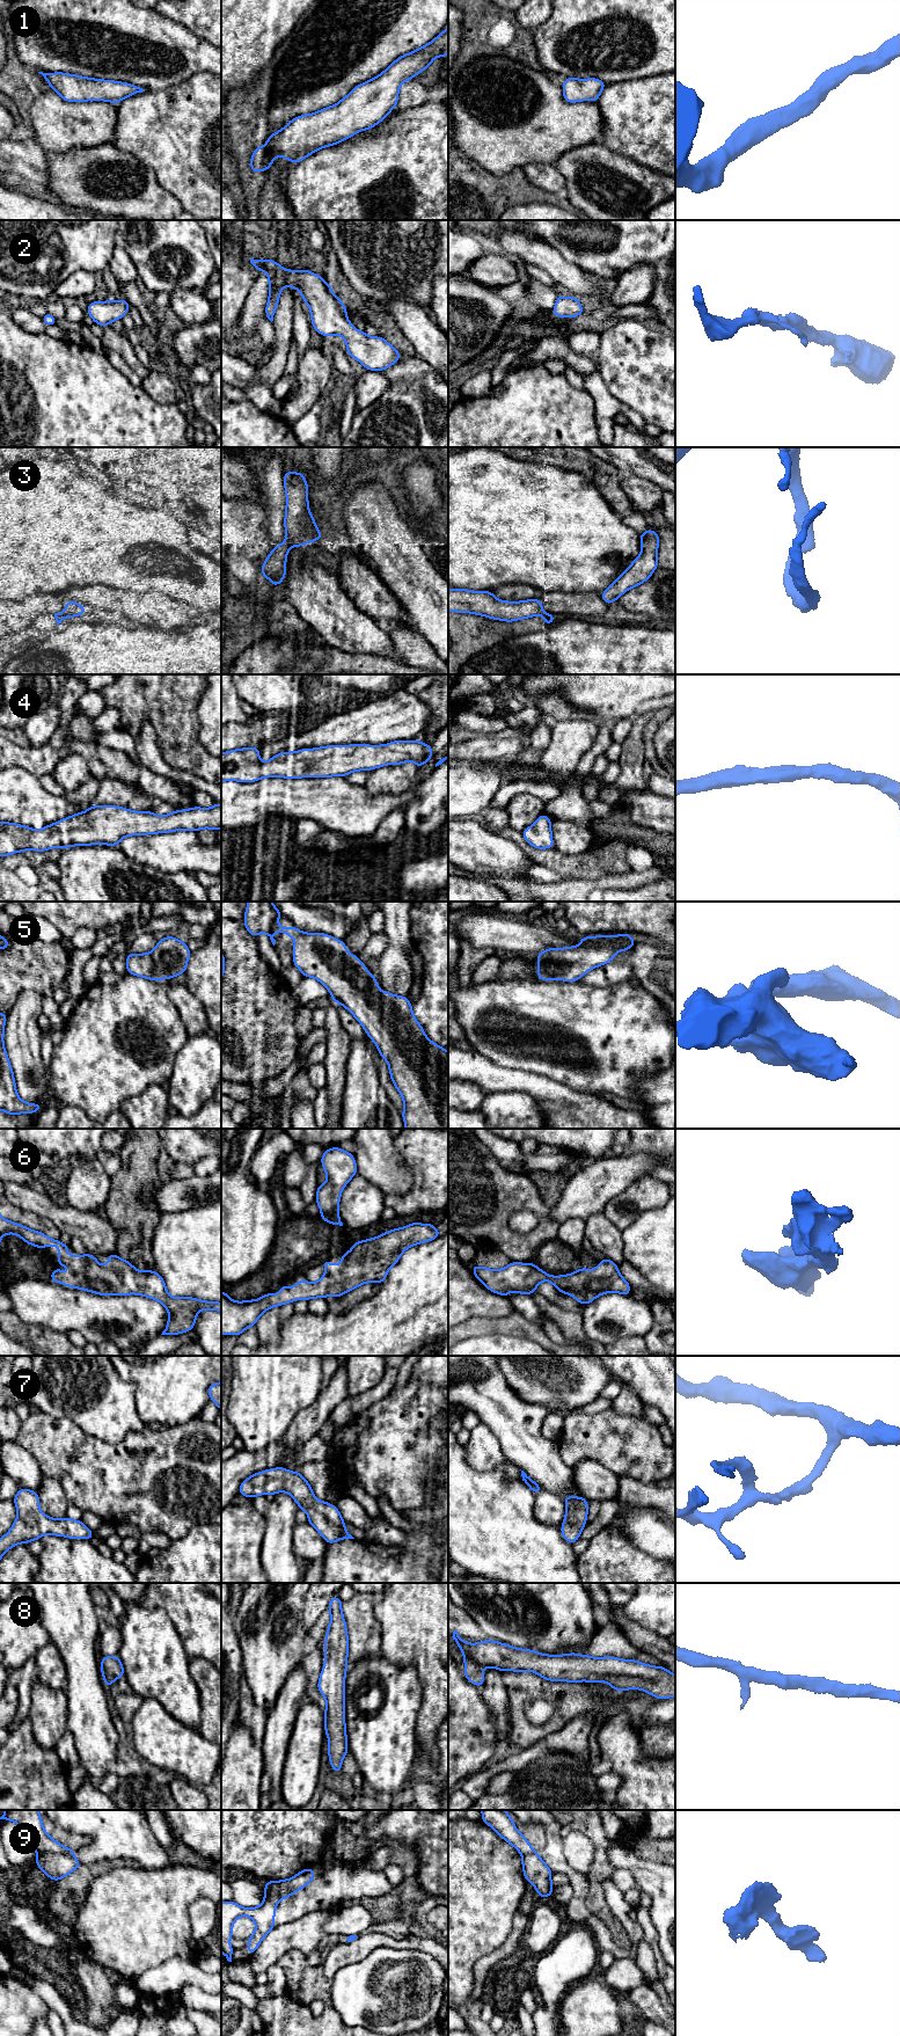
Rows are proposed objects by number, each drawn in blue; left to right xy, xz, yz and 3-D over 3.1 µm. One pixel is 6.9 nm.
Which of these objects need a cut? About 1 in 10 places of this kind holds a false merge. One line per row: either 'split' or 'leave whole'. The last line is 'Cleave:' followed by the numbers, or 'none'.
1: leave whole
2: leave whole
3: split
4: leave whole
5: leave whole
6: leave whole
7: leave whole
8: leave whole
9: split
Cleave: 3, 9

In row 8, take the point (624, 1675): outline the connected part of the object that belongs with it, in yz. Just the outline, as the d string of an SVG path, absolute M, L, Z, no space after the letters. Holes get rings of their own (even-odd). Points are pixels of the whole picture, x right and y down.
M458 1630L452 1637L463 1654L464 1677L481 1688L484 1684L482 1670L493 1668L502 1672L532 1671L550 1681L603 1681L614 1691L642 1690L656 1699L675 1698L675 1674L664 1666L612 1656L546 1655L492 1640L467 1643Z

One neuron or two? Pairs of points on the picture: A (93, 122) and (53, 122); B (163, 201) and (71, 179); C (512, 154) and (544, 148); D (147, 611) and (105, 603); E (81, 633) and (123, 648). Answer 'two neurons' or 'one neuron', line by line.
A: one neuron
B: one neuron
C: one neuron
D: two neurons
E: one neuron

